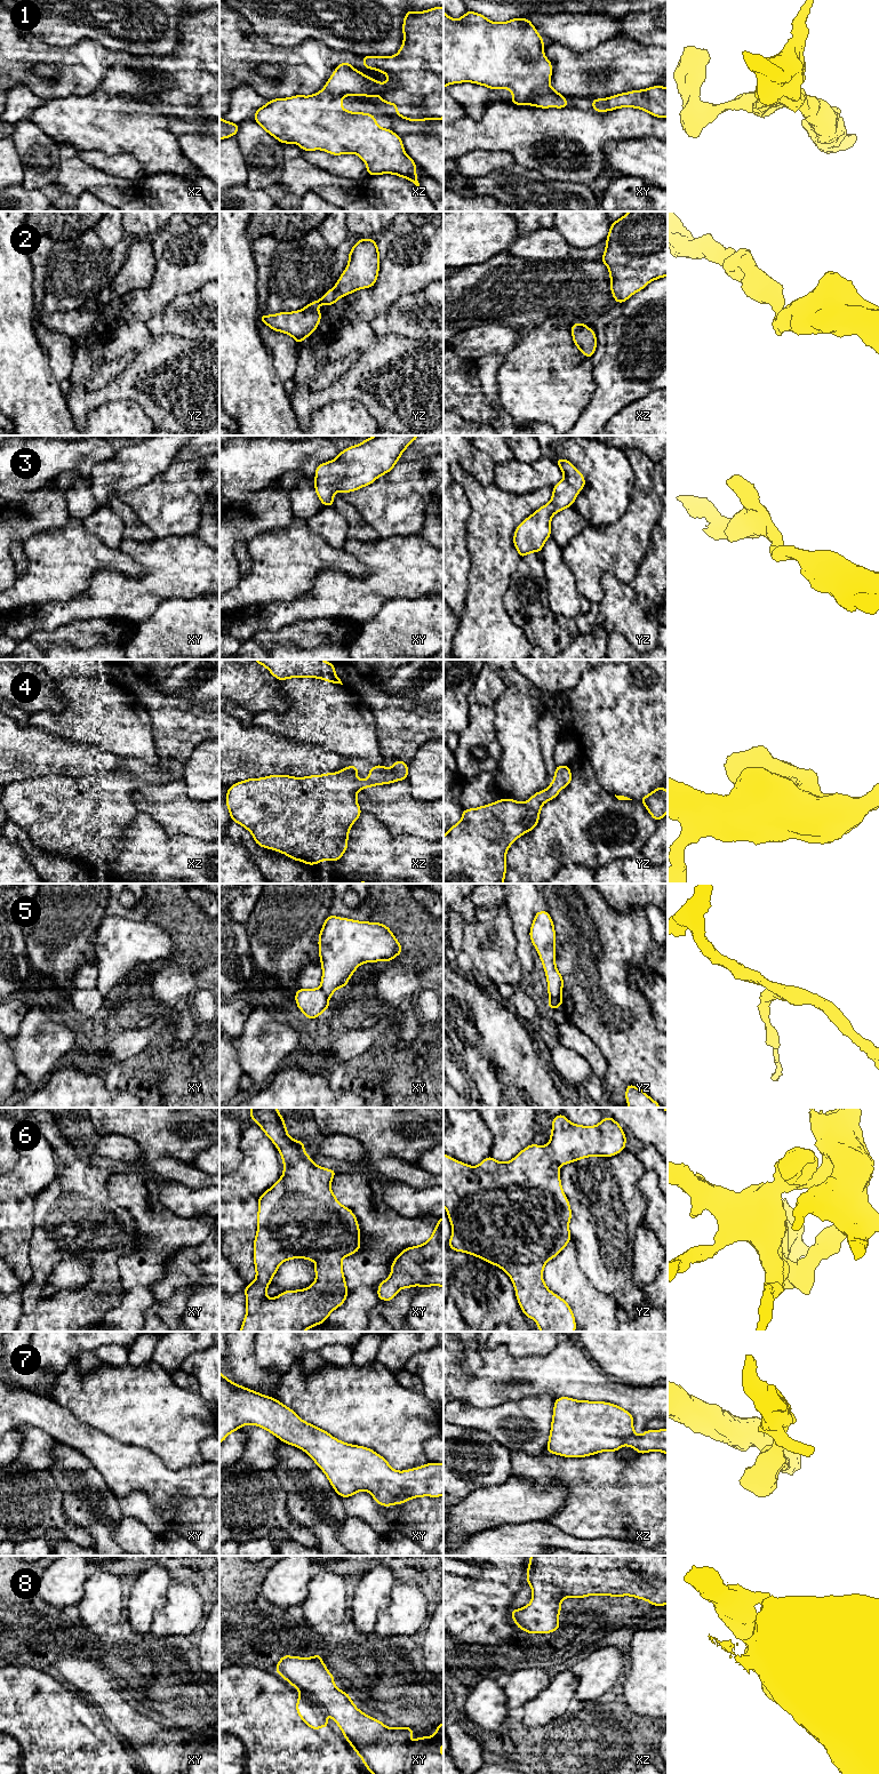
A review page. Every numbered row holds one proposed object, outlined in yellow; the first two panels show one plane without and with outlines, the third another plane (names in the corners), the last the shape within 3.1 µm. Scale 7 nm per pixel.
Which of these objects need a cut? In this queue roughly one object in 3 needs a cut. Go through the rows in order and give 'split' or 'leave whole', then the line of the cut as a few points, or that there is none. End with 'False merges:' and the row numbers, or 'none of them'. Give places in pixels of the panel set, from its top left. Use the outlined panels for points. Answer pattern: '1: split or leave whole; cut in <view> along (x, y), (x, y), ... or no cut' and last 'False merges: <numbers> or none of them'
1: leave whole; no cut
2: leave whole; no cut
3: leave whole; no cut
4: leave whole; no cut
5: split; cut in xy along (319, 988), (328, 998)
6: leave whole; no cut
7: leave whole; no cut
8: leave whole; no cut
False merges: 5

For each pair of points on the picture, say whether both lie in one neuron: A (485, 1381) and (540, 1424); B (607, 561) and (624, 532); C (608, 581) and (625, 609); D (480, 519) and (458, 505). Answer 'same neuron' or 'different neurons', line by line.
A: different neurons
B: same neuron
C: same neuron
D: different neurons

